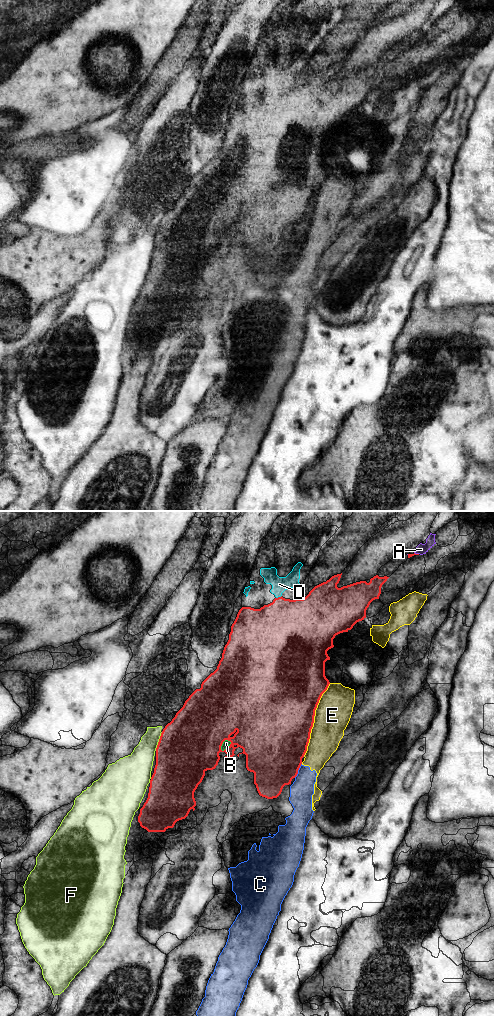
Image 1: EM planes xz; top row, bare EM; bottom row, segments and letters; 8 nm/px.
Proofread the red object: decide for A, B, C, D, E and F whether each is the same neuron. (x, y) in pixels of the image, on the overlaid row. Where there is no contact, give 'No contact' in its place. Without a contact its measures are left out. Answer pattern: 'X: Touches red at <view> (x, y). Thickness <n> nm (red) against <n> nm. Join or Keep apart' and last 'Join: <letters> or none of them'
A: Touches red at xz (416, 554). Thickness 30 nm (red) against 80 nm. Join
B: Touches red at xz (228, 746). Thickness 400 nm (red) against 60 nm. Keep apart
C: Touches red at xz (298, 769). Thickness 480 nm (red) against 190 nm. Keep apart
D: Touches red at xz (278, 597). Thickness 460 nm (red) against 130 nm. Join
E: Touches red at xz (313, 720). Thickness 500 nm (red) against 280 nm. Keep apart
F: Touches red at xz (159, 741). Thickness 480 nm (red) against 220 nm. Keep apart
Join: A, D

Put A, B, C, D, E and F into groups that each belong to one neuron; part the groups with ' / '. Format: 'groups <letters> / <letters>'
groups A D / B / C E / F

